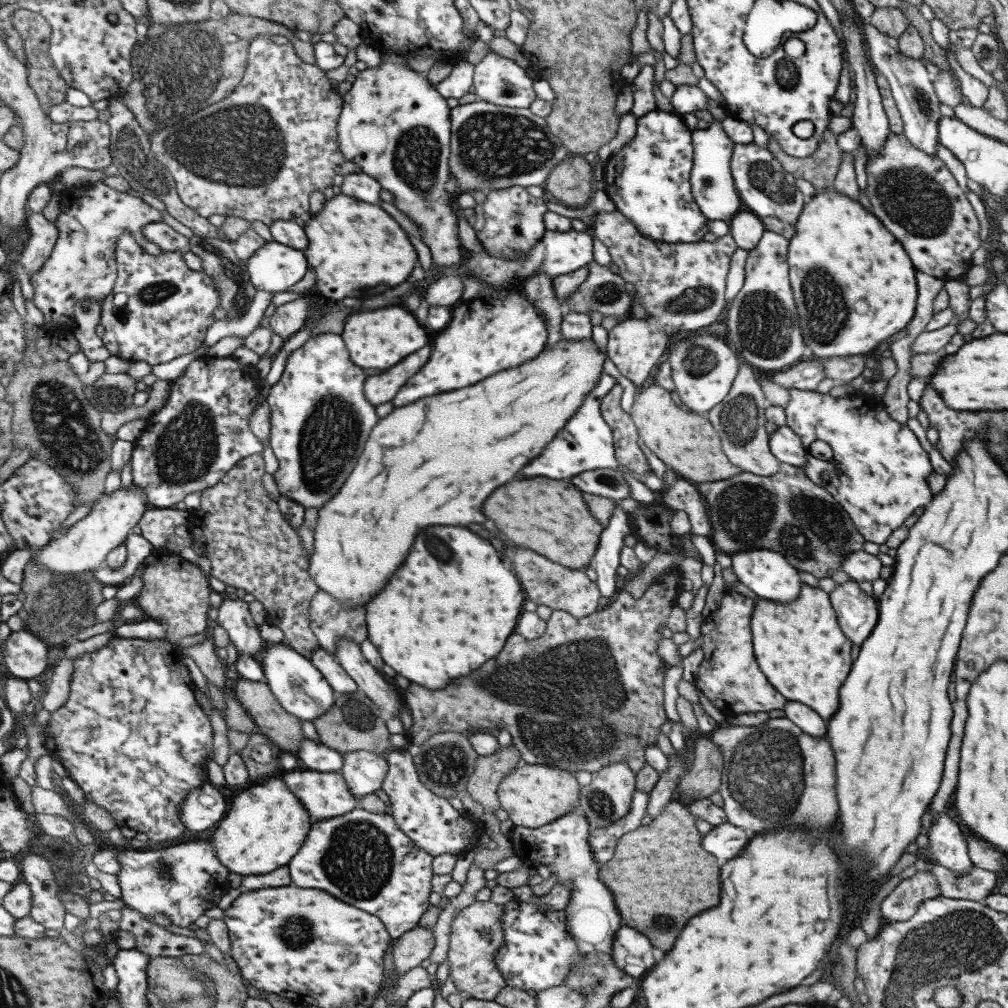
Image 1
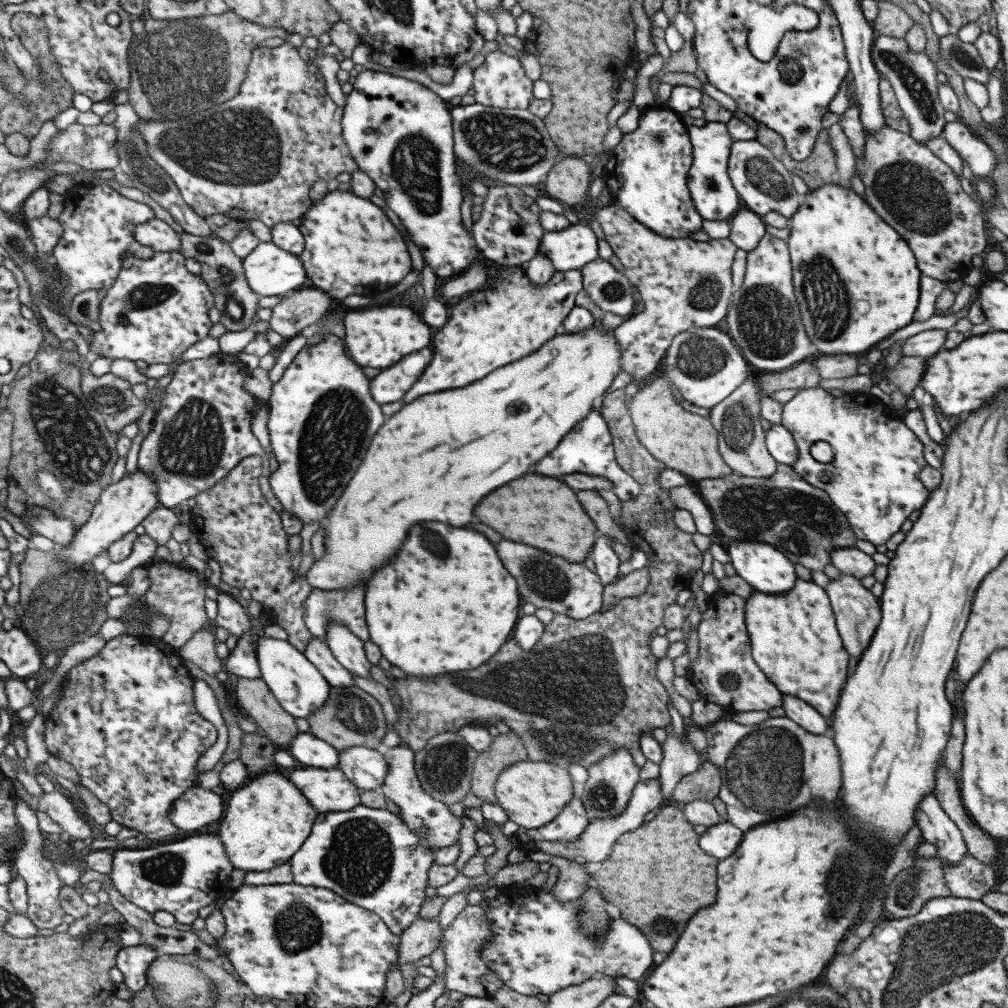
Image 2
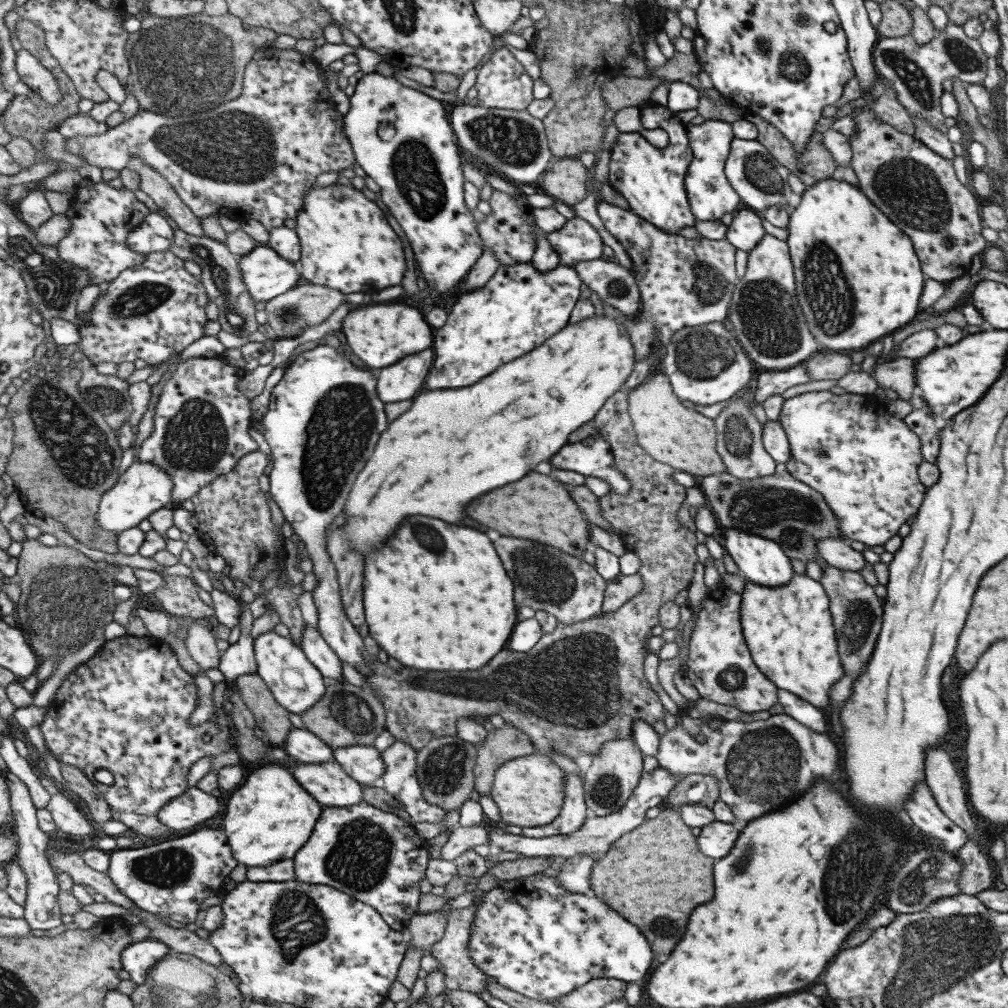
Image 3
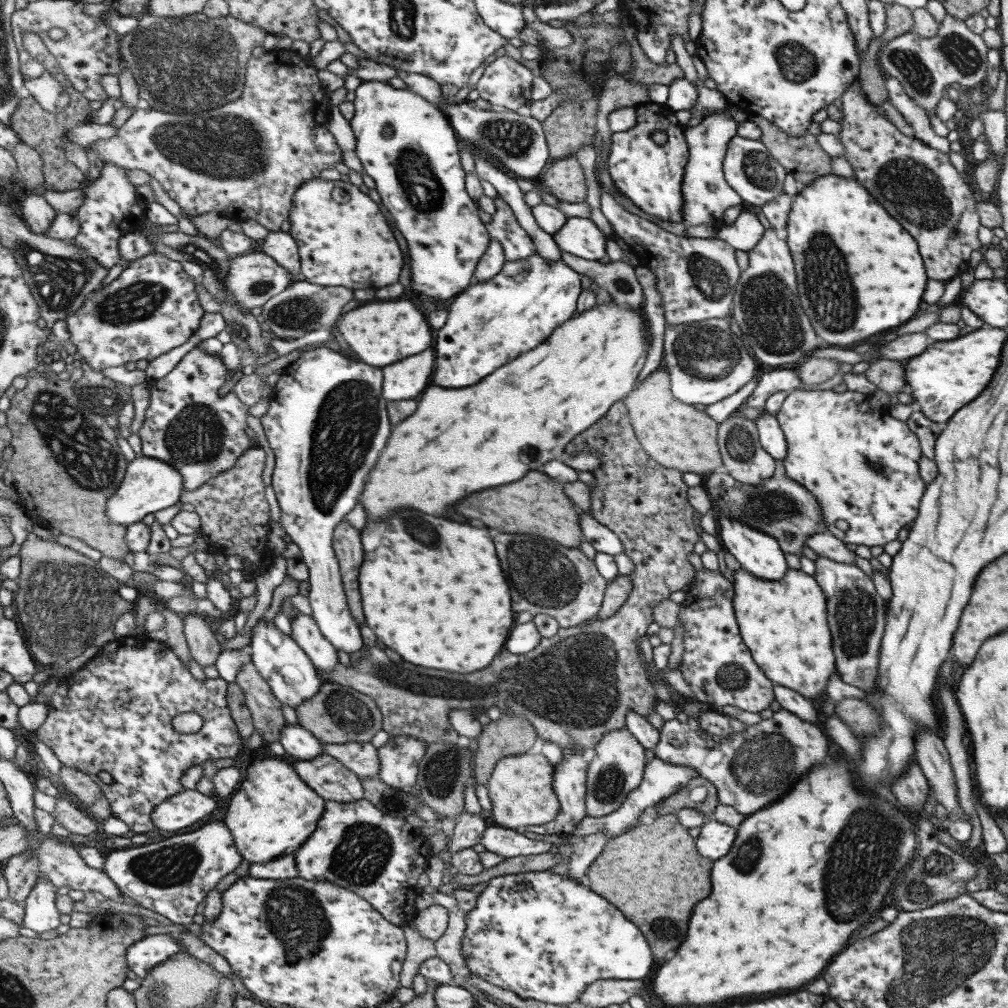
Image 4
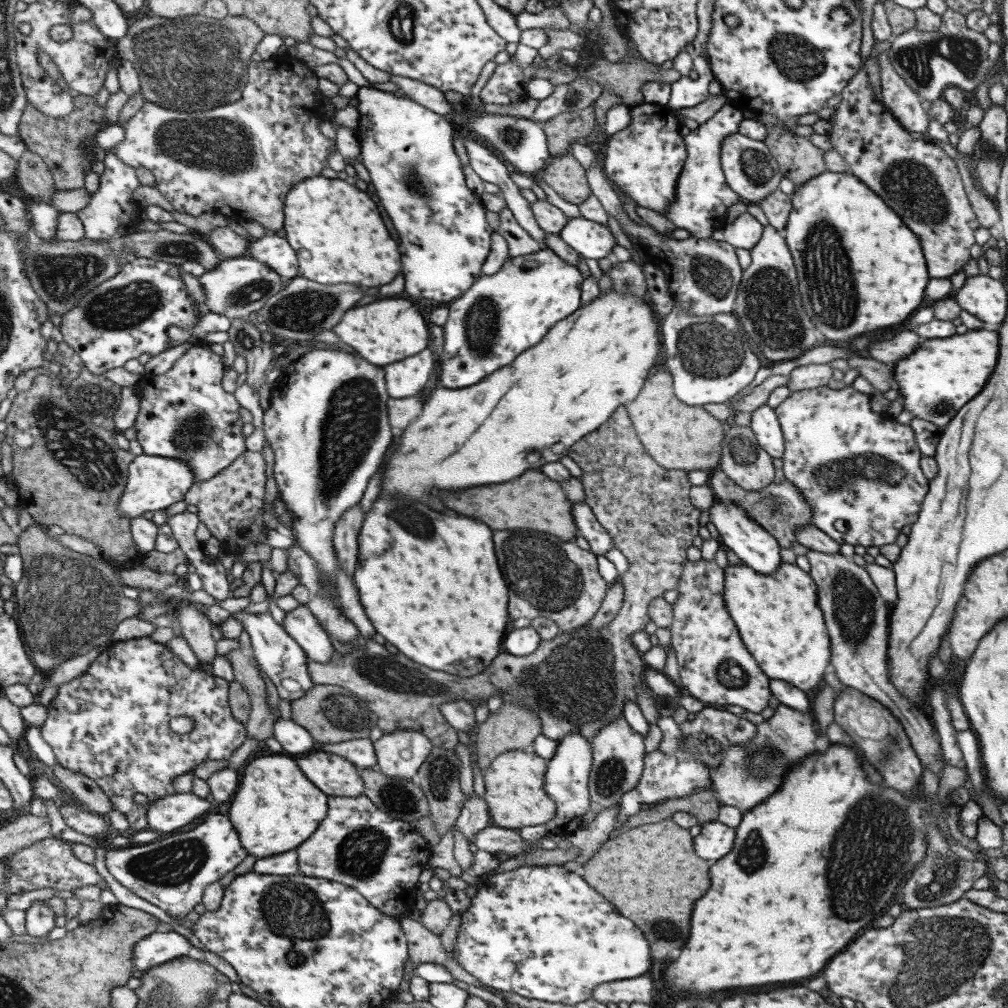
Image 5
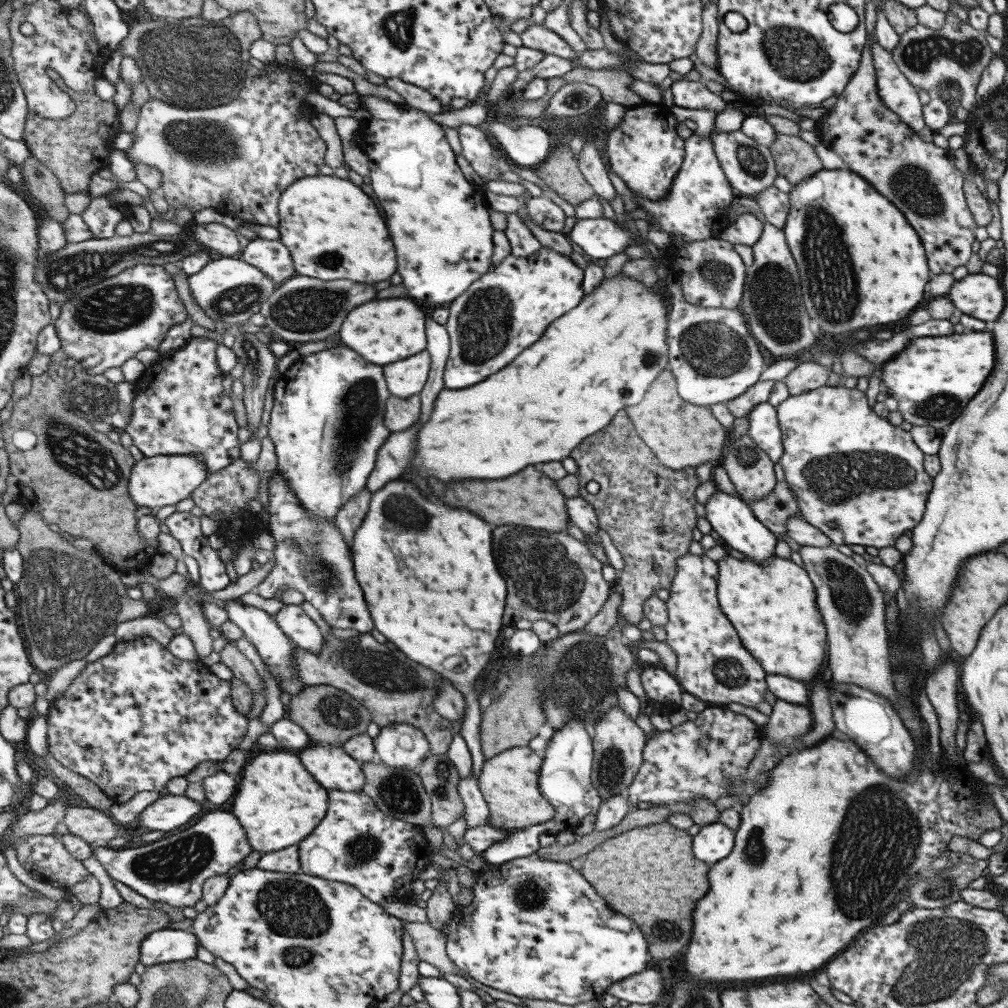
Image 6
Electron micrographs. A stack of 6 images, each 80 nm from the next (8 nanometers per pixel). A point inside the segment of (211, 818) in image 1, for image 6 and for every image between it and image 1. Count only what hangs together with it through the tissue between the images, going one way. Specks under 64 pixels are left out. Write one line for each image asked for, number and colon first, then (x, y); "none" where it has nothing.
2: (196, 807)
3: (193, 807)
4: (188, 807)
5: (169, 813)
6: (166, 813)

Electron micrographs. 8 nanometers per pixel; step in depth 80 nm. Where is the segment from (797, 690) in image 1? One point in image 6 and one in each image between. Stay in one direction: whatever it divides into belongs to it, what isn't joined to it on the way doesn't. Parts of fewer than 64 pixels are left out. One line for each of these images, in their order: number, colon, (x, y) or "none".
2: (792, 636)
3: (788, 630)
4: (778, 620)
5: (776, 616)
6: (772, 607)

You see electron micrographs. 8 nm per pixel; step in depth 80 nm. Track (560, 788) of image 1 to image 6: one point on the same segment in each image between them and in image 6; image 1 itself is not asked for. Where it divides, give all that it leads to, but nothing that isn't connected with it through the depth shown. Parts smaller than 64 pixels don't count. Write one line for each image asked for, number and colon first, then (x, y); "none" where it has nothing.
2: (531, 793)
3: (528, 791)
4: (519, 787)
5: (513, 781)
6: (507, 781)

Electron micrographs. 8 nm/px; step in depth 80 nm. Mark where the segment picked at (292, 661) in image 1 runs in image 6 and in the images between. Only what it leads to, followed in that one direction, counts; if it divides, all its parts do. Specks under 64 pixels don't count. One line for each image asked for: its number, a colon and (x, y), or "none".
2: (297, 686)
3: (295, 684)
4: (292, 678)
5: (274, 651)
6: (258, 627)

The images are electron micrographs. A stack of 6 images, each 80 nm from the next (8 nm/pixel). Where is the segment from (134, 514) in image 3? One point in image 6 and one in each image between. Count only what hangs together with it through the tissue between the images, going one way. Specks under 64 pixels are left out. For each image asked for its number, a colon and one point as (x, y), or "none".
4: (148, 485)
5: (153, 483)
6: (158, 481)

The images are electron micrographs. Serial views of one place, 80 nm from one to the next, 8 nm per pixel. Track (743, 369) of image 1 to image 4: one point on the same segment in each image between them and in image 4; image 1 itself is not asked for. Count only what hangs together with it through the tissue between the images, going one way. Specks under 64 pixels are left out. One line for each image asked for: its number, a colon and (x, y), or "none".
2: (740, 440)
3: (738, 434)
4: (742, 458)

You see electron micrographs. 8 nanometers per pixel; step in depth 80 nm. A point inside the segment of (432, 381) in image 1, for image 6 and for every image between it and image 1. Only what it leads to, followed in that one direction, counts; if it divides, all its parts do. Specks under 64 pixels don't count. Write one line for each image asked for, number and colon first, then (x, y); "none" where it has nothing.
2: (508, 318)
3: (518, 308)
4: (492, 321)
5: (500, 315)
6: (505, 310)

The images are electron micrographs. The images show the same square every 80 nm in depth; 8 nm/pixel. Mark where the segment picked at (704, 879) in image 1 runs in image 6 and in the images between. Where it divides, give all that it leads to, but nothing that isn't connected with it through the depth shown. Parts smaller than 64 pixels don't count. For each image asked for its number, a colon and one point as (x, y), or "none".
2: (656, 871)
3: (656, 871)
4: (652, 874)
5: (650, 874)
6: (649, 874)

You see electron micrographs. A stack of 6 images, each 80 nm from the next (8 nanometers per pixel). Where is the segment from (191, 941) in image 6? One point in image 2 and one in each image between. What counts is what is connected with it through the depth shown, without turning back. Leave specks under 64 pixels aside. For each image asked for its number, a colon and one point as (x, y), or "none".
2: (132, 963)
3: (137, 958)
4: (150, 951)
5: (157, 948)

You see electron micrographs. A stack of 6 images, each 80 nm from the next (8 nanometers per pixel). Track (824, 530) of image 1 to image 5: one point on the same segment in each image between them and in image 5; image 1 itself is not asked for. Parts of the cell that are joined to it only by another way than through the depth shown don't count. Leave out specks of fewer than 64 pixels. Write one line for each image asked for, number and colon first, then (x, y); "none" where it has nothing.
2: (799, 520)
3: (778, 507)
4: (779, 507)
5: (779, 508)

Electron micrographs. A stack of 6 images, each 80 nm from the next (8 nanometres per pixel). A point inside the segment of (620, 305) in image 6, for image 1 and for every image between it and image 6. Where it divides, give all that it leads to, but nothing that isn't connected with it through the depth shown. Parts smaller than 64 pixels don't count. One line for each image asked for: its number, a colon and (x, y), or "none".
1: (433, 462)
2: (435, 458)
3: (523, 412)
4: (523, 414)
5: (564, 387)

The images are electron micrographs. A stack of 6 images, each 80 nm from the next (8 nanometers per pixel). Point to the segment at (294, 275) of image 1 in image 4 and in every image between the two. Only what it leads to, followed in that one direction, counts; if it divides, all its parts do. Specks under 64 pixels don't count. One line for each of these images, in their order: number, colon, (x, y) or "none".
2: (268, 270)
3: (265, 274)
4: (252, 278)

